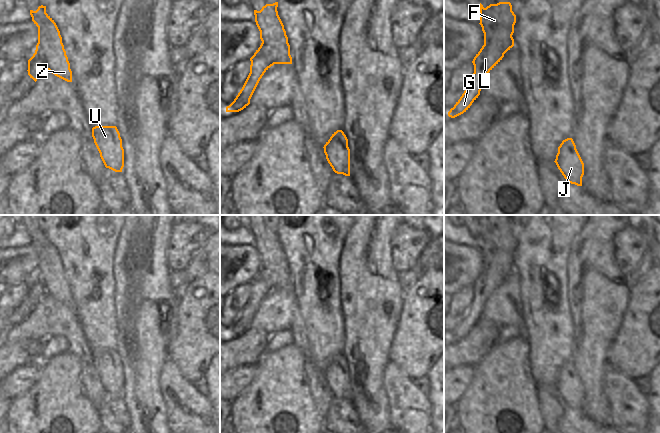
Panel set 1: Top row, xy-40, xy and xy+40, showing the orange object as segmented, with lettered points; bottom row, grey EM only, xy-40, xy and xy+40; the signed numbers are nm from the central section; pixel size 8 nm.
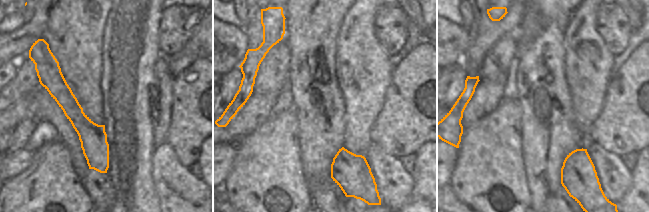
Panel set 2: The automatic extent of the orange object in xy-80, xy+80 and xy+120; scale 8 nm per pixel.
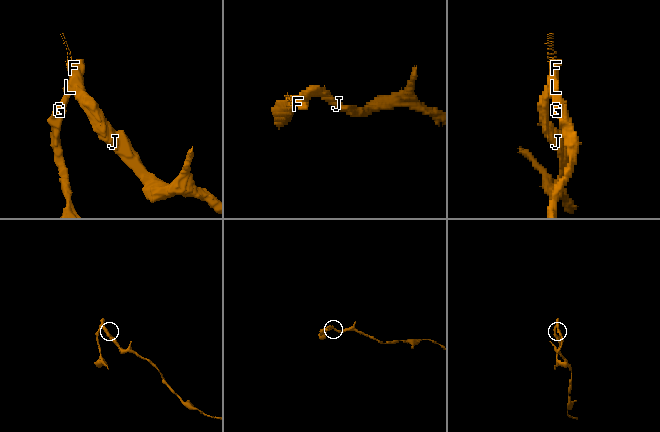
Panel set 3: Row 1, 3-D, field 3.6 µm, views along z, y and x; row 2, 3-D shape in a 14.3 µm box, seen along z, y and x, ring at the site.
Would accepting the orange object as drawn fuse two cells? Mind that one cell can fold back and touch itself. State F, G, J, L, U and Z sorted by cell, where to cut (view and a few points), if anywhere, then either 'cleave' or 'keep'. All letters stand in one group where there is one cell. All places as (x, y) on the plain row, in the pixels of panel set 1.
groups F J U Z / G L; cut xy (262, 265), (271, 273), (274, 287); cleave

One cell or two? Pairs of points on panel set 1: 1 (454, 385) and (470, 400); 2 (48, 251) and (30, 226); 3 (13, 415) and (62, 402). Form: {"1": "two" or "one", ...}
{"1": "two", "2": "one", "3": "one"}

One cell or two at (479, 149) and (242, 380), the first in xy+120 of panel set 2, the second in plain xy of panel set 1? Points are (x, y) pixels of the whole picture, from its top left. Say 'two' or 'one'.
two

